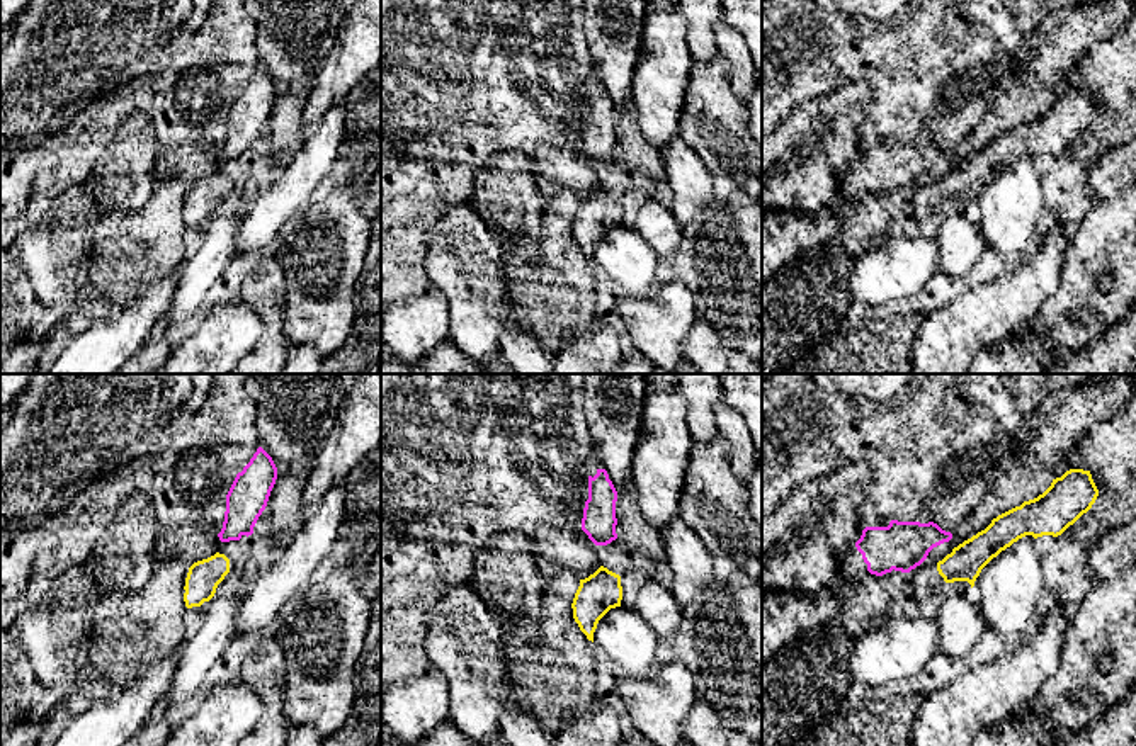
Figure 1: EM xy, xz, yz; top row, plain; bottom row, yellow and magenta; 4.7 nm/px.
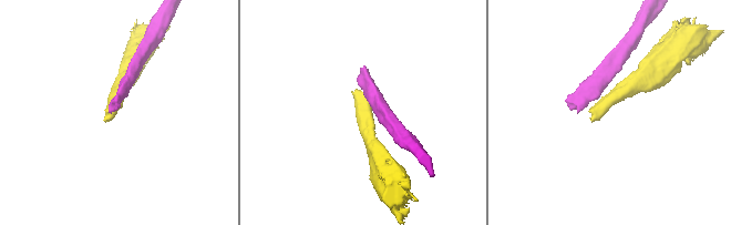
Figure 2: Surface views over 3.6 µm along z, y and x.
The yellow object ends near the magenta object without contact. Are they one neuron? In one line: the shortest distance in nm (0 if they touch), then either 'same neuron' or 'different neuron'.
50 nm | different neuron

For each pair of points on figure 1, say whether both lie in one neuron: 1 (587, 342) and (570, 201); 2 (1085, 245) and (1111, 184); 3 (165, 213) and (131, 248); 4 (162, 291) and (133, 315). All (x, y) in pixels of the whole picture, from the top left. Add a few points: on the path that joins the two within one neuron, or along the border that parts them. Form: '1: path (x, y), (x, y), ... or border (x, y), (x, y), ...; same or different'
1: border (596, 323), (585, 332), (572, 335), (555, 350); different
2: border (1118, 194), (1096, 201); different
3: path (159, 221), (140, 240); same
4: path (155, 298), (140, 313); same

